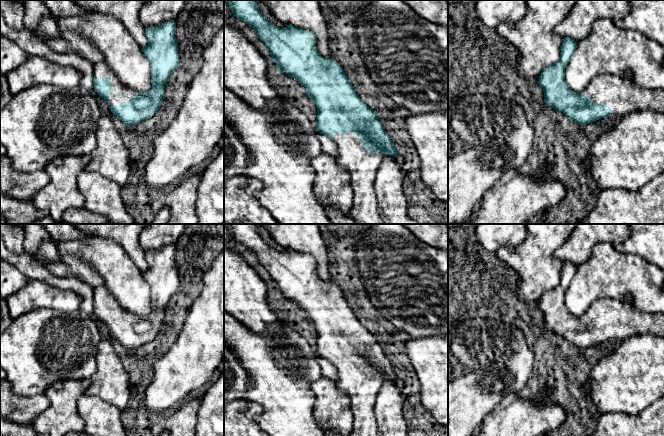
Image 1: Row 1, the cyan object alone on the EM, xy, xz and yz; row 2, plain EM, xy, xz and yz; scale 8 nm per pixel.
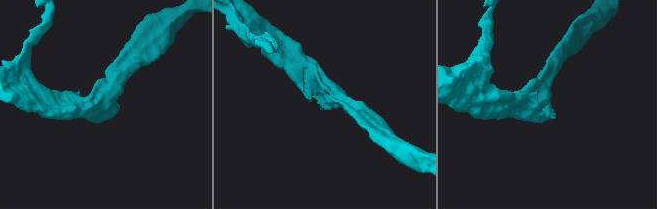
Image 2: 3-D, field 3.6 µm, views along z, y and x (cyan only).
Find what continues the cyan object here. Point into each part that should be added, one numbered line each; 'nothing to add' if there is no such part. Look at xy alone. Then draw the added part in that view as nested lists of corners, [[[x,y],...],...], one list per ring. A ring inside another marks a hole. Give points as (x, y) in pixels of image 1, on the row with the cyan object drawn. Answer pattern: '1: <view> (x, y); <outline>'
1: xy (100, 69); [[[105,61],[93,64],[93,75],[94,78],[110,79],[110,85],[114,87],[110,92],[110,106],[120,106],[123,102],[128,102],[135,94],[138,93],[137,91],[133,91],[123,86]]]

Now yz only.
1: yz (621, 94); [[[598,75],[581,94],[593,103],[611,107],[613,116],[618,118],[646,110],[664,114],[663,88],[644,88],[619,75]]]

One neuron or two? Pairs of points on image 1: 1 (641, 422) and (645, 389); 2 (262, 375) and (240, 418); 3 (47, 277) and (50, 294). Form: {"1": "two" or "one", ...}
{"1": "two", "2": "two", "3": "two"}

